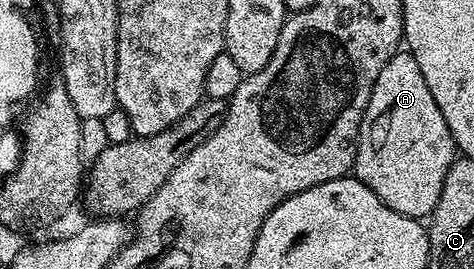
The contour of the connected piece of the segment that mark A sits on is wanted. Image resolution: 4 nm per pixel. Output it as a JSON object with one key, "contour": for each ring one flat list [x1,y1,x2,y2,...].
{"contour":[[398,51,379,71,379,79,375,79,375,87,371,91,371,99,365,108,365,114,359,127,357,154,353,160,352,176,362,181,391,211,399,211,399,215,425,219,432,214,439,203,439,195,443,191,443,179,447,179,447,171,458,156,457,144,453,142,451,131,447,127,447,119,443,119,443,111,435,103,435,95,427,88,427,79,423,79,423,71,419,71,419,63,407,51]]}

